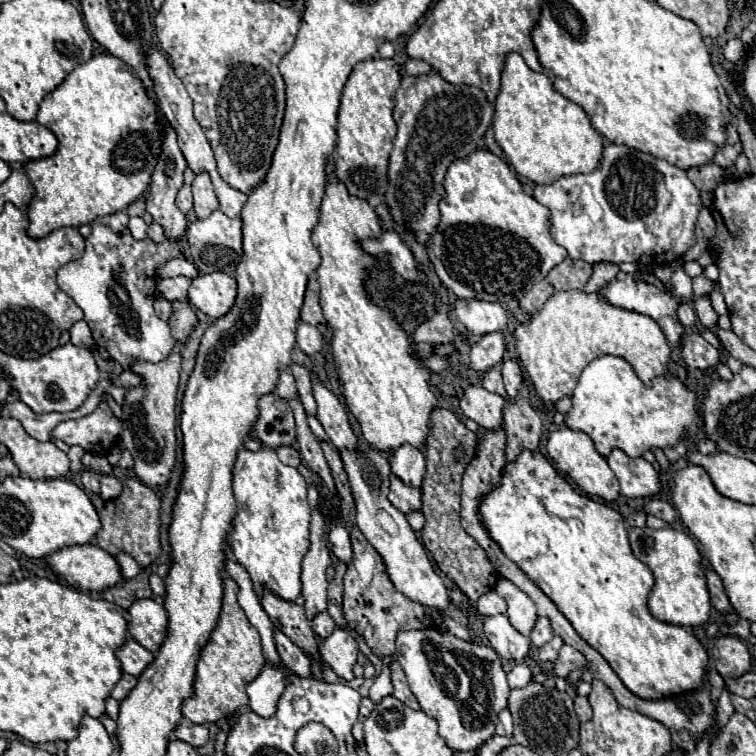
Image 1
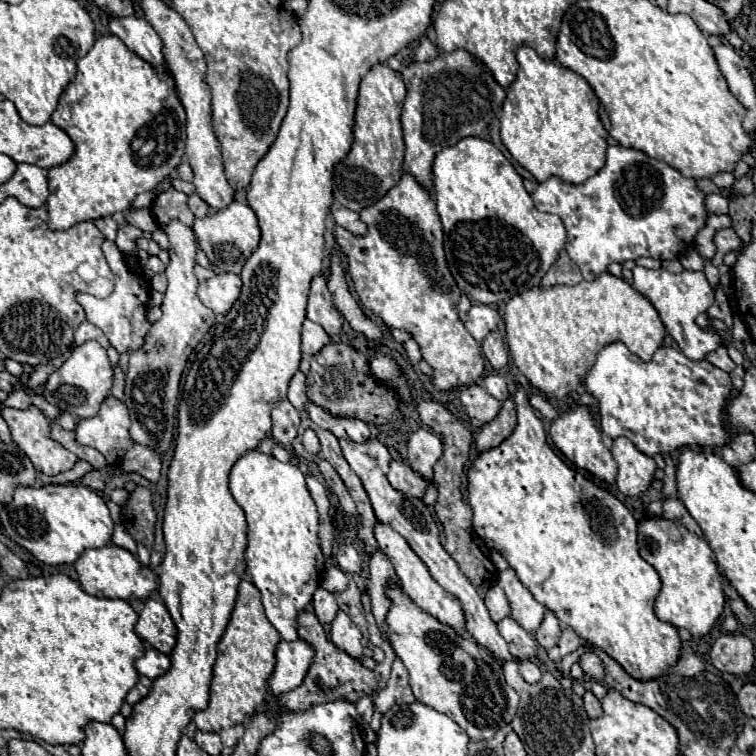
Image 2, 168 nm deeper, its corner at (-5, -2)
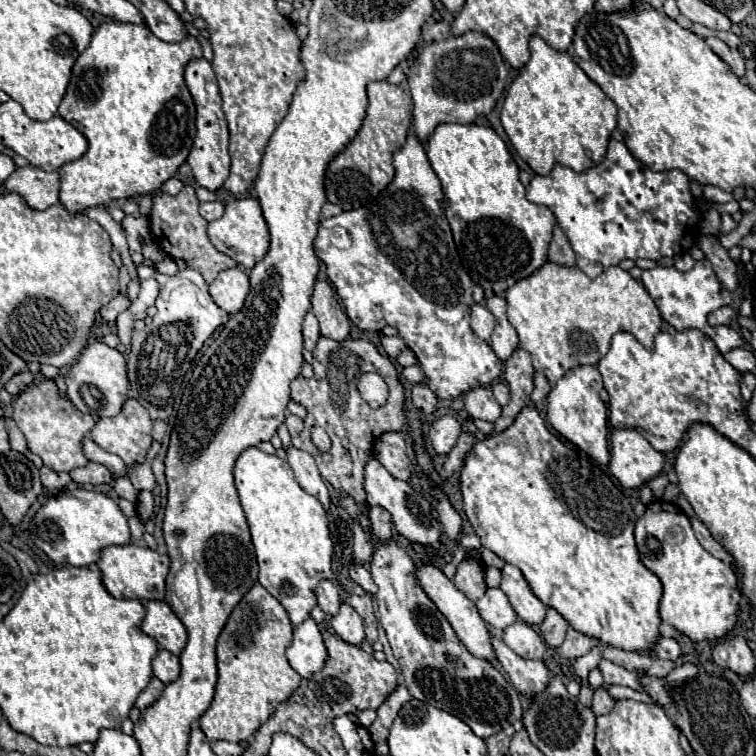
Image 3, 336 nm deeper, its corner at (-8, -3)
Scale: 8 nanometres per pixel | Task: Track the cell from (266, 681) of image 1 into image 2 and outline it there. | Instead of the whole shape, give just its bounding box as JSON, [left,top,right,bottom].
[269,638,315,696]

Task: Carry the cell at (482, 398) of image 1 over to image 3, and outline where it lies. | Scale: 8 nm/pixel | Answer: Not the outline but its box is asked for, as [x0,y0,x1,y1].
[464,387,500,423]

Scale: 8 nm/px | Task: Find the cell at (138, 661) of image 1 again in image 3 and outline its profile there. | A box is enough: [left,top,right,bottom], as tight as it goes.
[152,649,180,683]

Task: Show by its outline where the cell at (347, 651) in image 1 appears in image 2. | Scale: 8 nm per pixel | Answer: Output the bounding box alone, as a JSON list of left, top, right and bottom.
[331,610,363,658]

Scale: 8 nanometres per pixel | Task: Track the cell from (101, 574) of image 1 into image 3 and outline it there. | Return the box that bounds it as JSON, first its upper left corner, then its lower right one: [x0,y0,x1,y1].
[96,543,170,599]

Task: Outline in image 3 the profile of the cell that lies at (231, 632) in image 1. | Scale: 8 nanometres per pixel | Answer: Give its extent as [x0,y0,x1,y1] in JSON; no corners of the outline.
[200,583,302,741]

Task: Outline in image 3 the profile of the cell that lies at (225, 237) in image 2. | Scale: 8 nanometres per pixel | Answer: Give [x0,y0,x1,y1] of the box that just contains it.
[208,197,270,269]

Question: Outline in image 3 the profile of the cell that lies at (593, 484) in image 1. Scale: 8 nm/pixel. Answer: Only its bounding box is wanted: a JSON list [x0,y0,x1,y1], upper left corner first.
[548,367,610,465]

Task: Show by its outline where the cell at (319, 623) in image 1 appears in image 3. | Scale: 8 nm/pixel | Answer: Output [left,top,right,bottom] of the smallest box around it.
[316,581,340,615]

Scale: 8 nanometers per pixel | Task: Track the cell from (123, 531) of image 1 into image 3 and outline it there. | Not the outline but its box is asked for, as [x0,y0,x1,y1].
[136,491,154,523]

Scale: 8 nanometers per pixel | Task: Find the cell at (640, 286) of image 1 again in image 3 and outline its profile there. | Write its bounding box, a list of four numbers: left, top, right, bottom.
[642,259,742,353]

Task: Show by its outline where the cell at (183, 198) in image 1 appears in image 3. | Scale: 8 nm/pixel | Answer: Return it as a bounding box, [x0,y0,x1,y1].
[200,201,224,221]

